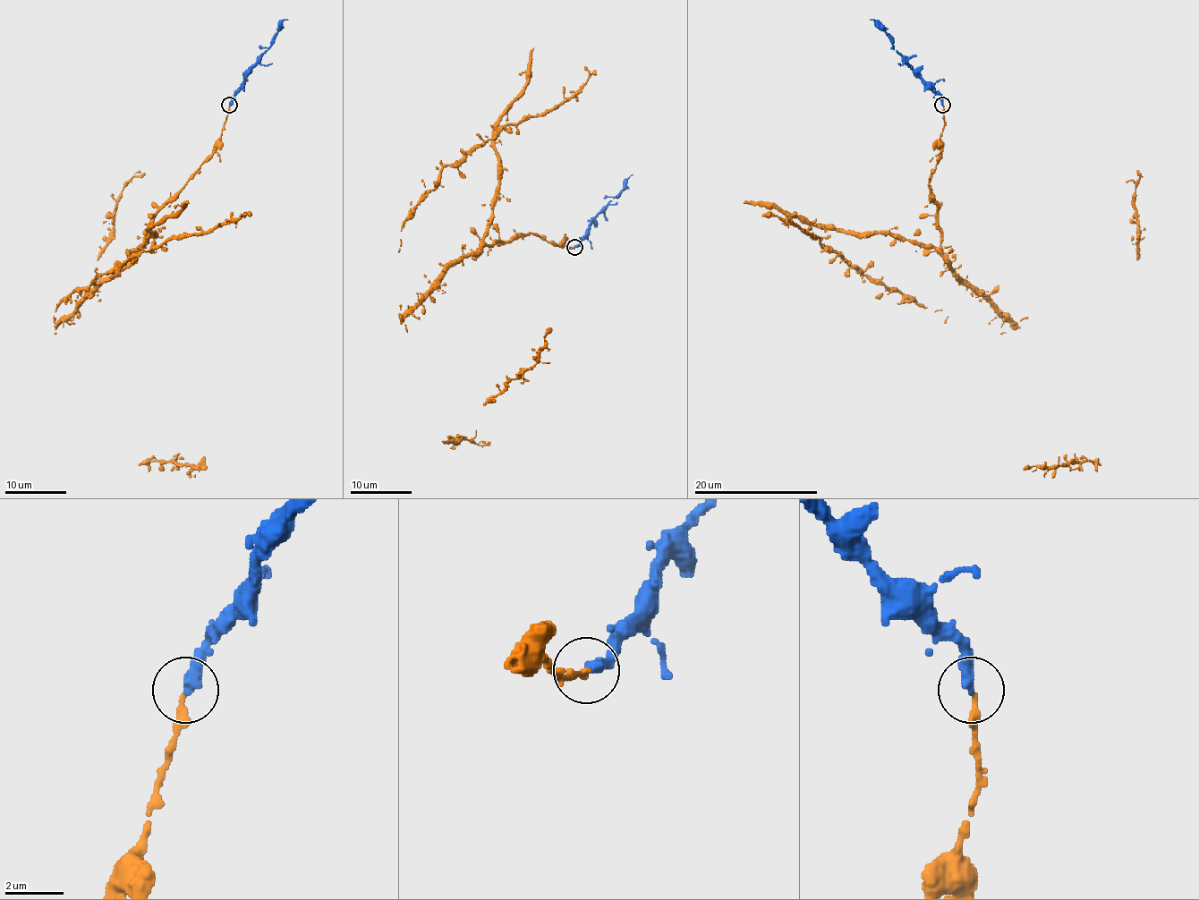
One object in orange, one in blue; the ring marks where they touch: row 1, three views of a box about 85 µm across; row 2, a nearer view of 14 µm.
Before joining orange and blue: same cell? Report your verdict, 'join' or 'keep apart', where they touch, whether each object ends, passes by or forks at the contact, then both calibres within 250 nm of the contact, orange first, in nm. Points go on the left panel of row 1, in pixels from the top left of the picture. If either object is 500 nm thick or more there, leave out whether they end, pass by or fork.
join; at (229, 105); orange ends there; blue ends there; 240 nm thick on the orange side, 400 nm on the other

